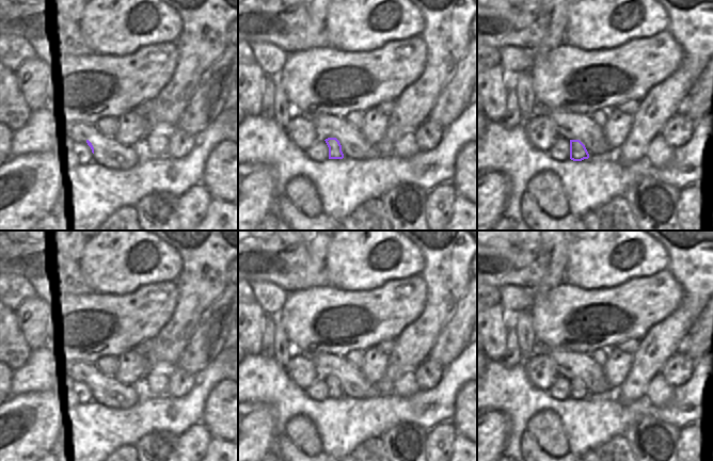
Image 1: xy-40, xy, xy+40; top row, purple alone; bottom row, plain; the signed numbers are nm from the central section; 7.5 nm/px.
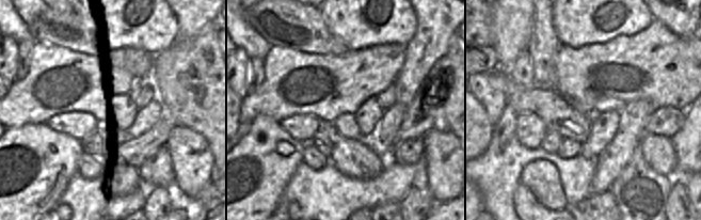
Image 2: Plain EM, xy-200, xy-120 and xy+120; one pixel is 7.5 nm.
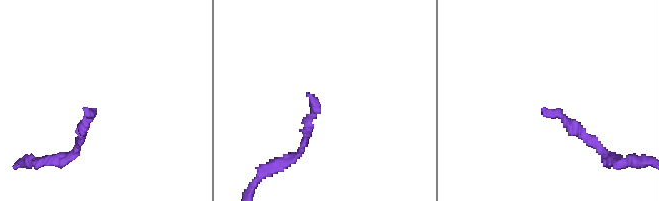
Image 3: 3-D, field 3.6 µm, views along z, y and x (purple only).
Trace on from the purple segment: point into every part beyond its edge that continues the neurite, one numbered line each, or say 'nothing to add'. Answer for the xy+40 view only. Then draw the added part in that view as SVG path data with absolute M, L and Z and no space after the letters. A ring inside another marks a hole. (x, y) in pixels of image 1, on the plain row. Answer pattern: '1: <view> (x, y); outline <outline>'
nothing to add

